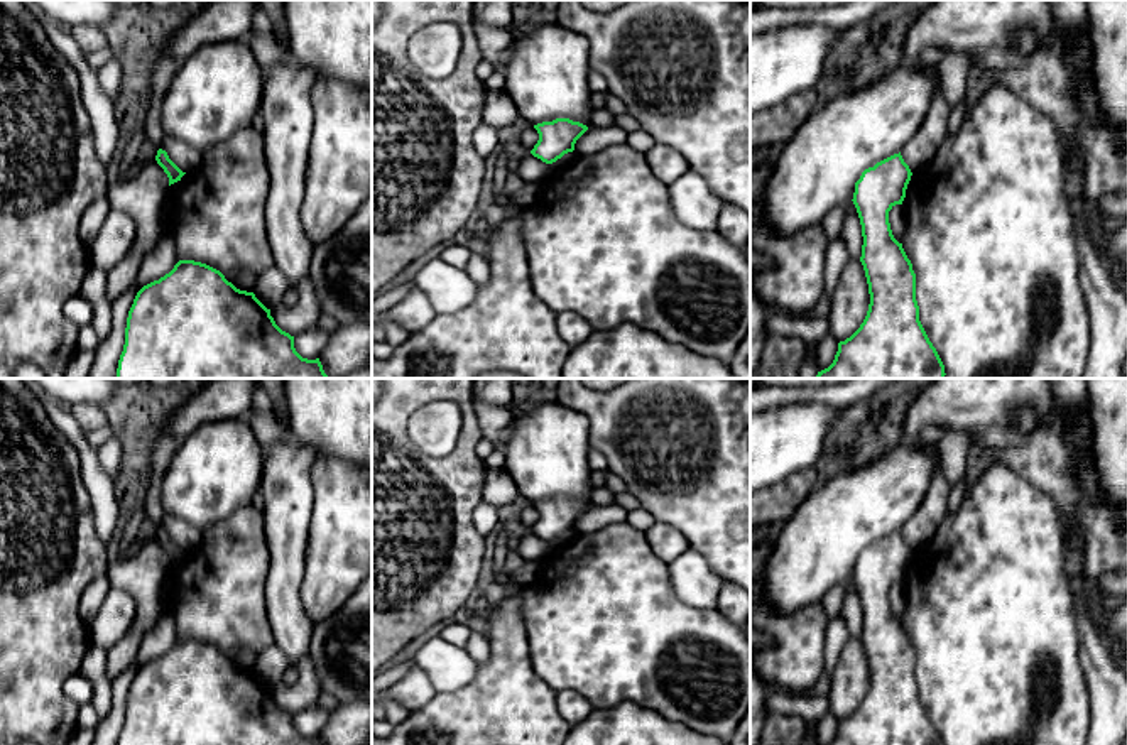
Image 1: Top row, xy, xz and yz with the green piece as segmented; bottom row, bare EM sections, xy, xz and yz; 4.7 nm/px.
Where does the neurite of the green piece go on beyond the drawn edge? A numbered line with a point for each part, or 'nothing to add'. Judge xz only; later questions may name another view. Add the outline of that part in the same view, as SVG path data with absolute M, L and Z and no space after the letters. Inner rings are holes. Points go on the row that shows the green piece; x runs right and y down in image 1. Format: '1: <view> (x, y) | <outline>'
nothing to add

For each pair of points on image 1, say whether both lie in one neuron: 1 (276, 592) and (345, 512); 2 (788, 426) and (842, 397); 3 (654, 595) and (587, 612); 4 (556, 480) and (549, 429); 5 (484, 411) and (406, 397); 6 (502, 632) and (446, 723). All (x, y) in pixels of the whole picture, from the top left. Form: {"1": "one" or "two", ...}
{"1": "two", "2": "two", "3": "one", "4": "one", "5": "two", "6": "one"}

